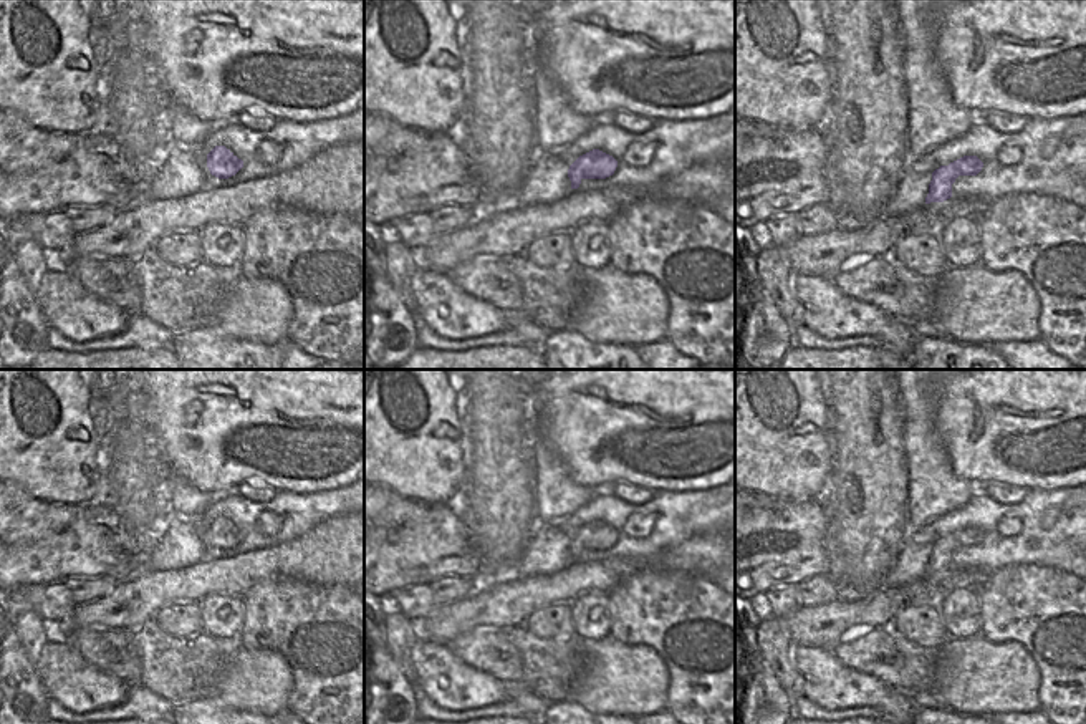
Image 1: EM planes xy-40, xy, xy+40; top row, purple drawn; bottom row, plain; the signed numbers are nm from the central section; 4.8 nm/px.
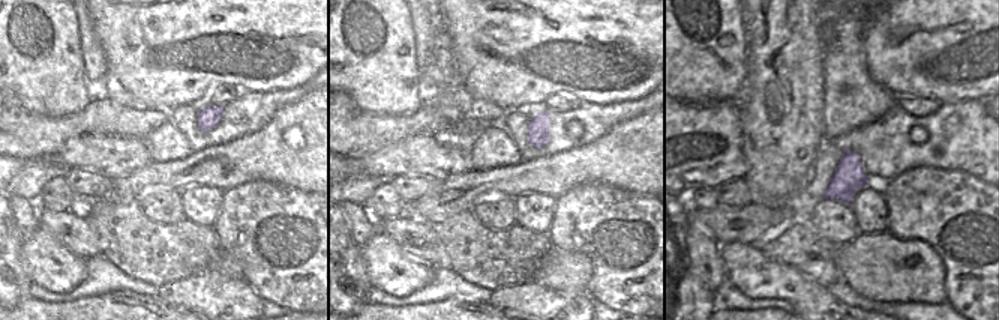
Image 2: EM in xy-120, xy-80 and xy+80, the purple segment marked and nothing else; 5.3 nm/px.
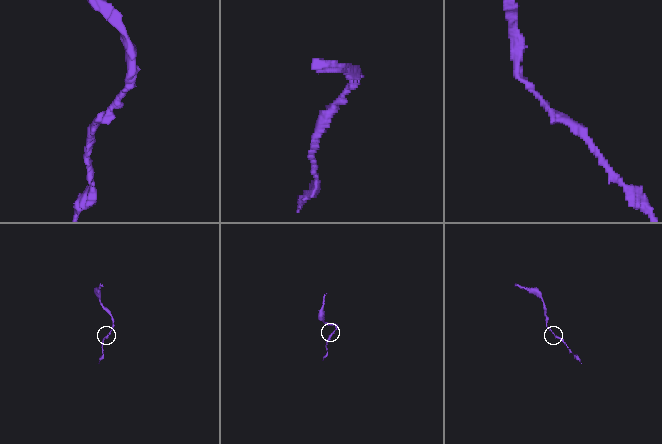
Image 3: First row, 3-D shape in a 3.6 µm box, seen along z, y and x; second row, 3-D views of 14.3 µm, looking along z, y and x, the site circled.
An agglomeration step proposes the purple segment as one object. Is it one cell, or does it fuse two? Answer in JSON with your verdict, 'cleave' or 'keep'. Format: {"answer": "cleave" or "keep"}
{"answer": "keep"}

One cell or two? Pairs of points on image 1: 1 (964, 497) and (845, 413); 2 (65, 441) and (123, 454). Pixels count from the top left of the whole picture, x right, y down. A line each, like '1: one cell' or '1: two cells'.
1: two cells
2: two cells

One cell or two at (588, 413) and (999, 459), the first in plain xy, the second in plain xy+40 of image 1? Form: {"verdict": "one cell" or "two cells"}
{"verdict": "one cell"}

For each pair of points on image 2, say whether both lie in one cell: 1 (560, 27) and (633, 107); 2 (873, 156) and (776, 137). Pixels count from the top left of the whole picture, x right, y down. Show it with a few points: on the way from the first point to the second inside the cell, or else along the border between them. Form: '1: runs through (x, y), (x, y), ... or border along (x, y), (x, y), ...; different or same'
1: border along (648, 93), (636, 99), (593, 104); different
2: border along (821, 107), (821, 131), (825, 141); different

